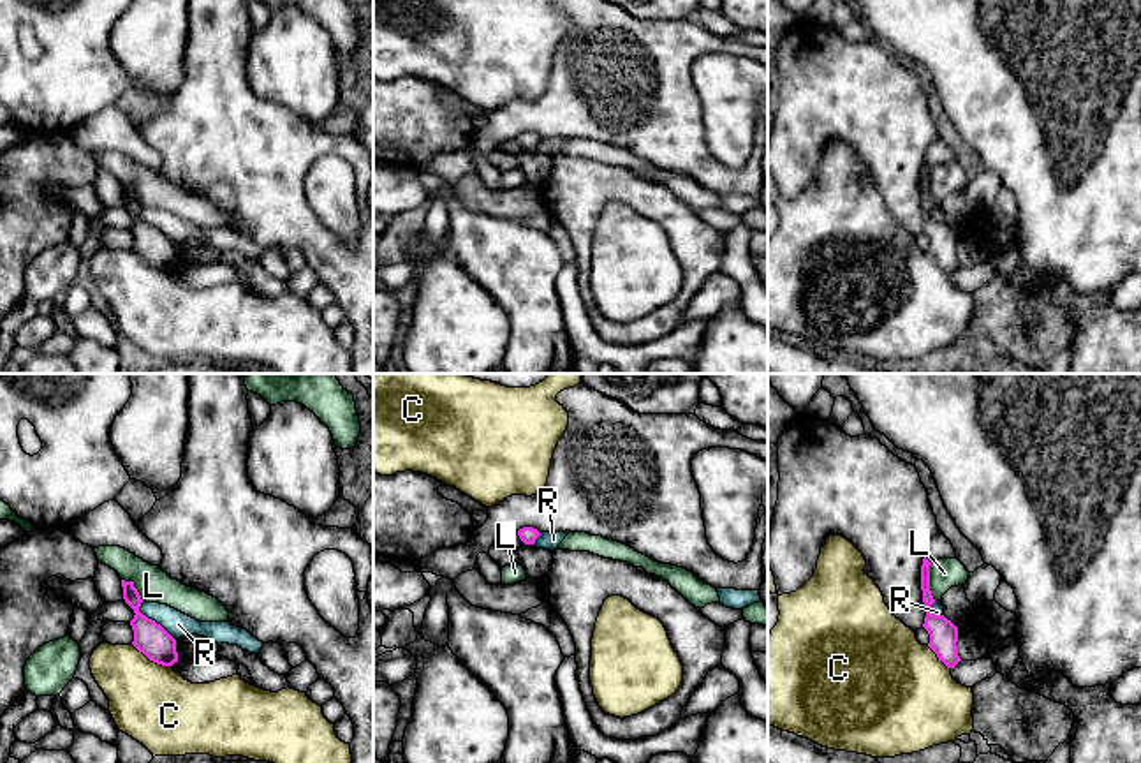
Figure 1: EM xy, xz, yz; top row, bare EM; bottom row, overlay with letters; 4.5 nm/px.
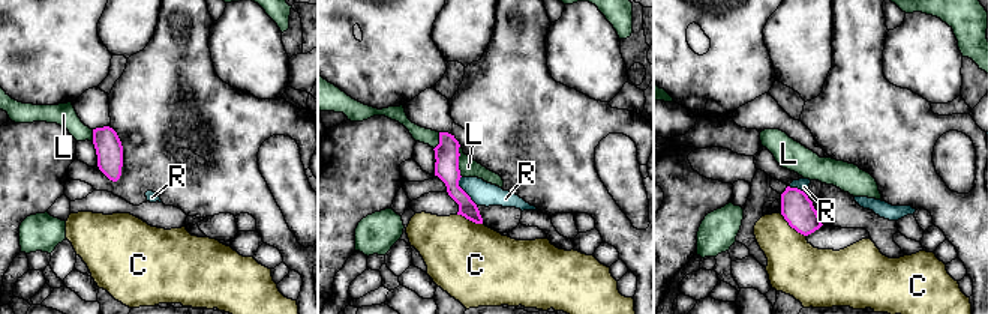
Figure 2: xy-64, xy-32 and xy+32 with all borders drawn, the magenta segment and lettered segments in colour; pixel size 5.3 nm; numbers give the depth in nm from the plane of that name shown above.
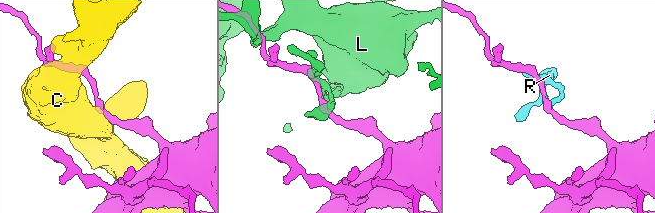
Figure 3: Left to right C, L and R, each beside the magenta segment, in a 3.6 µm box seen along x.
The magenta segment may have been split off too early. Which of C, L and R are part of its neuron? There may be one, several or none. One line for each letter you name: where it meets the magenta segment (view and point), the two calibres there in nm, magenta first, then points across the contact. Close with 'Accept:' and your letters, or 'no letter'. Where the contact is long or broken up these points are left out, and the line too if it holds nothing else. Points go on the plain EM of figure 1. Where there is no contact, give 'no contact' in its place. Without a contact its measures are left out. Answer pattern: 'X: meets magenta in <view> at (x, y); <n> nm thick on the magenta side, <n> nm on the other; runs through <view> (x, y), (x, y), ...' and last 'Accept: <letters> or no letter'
Accept: no letter

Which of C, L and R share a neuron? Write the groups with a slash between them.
C / L / R

